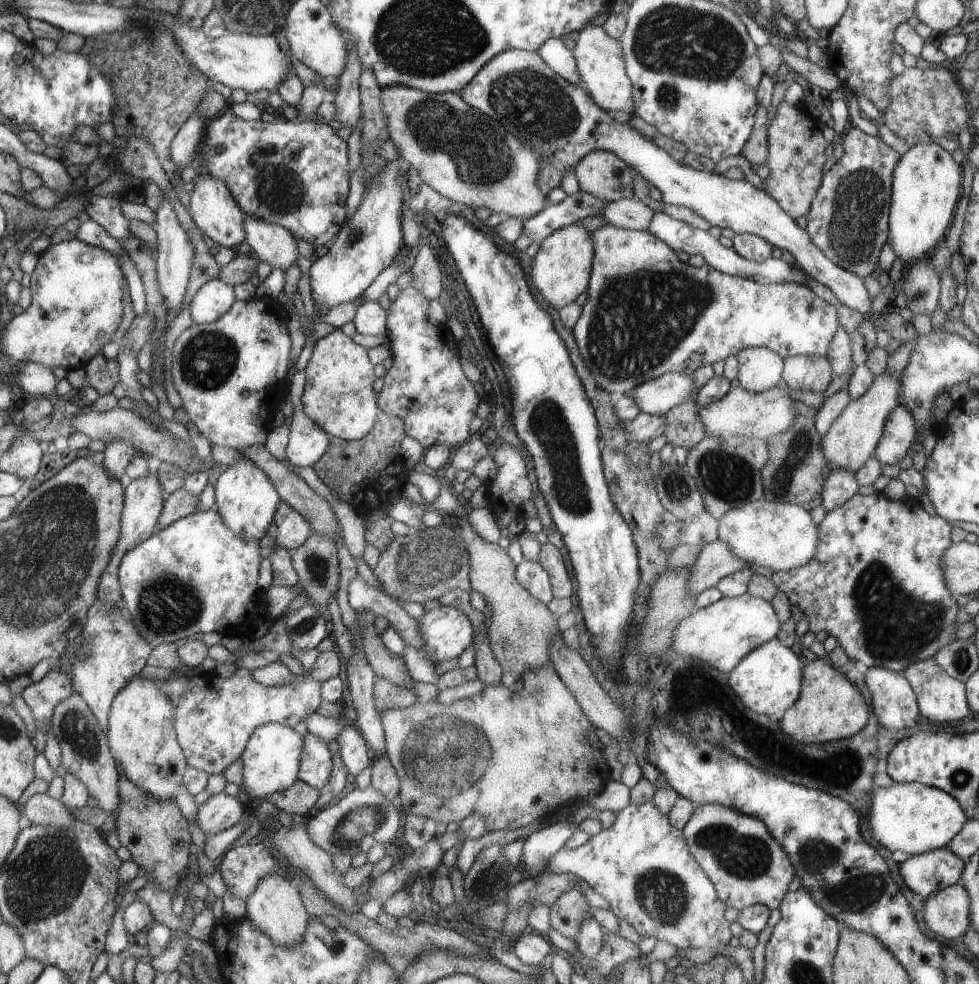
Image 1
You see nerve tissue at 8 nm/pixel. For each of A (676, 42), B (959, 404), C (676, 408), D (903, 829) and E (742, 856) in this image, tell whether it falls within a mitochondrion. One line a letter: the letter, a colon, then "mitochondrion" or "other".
A: mitochondrion
B: other
C: other
D: other
E: mitochondrion

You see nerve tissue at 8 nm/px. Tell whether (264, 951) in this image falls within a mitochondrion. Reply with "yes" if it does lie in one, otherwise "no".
no

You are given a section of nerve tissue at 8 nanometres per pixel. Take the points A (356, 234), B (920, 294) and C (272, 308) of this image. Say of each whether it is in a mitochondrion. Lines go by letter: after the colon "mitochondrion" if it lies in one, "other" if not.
A: mitochondrion
B: mitochondrion
C: other

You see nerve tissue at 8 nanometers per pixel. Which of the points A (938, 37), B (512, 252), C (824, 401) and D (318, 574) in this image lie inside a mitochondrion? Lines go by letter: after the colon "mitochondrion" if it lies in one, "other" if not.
A: other
B: other
C: other
D: mitochondrion

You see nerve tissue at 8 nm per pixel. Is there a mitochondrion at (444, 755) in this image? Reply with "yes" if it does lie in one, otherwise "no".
yes

